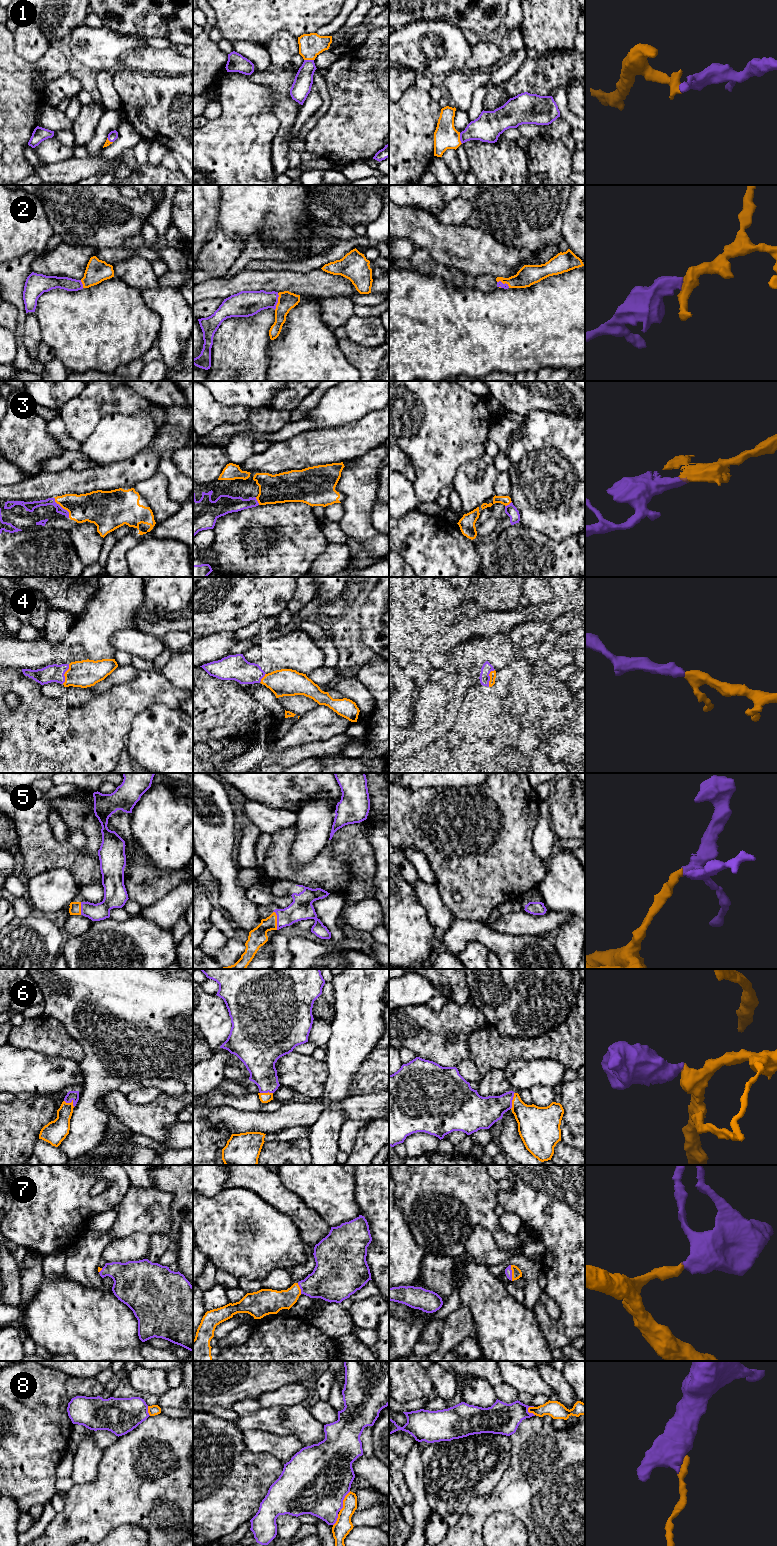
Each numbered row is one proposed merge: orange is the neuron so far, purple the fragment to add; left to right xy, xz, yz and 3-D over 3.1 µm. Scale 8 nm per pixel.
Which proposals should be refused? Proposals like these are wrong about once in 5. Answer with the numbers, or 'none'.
8

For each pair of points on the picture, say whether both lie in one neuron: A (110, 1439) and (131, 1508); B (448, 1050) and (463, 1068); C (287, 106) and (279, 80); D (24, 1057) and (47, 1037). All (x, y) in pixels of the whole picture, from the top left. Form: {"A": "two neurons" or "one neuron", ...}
{"A": "two neurons", "B": "two neurons", "C": "one neuron", "D": "two neurons"}

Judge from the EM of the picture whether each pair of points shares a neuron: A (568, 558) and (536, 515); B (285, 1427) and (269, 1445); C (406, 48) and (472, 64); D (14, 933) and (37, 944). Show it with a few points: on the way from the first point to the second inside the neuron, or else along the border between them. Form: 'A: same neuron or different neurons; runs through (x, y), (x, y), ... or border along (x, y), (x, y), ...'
A: different neurons; border along (533, 529), (558, 541), (574, 535)
B: different neurons; border along (255, 1429), (281, 1435), (295, 1435), (301, 1441)
C: different neurons; border along (471, 46), (471, 55), (464, 69)
D: same neuron; runs through (20, 939), (25, 944), (31, 944)

